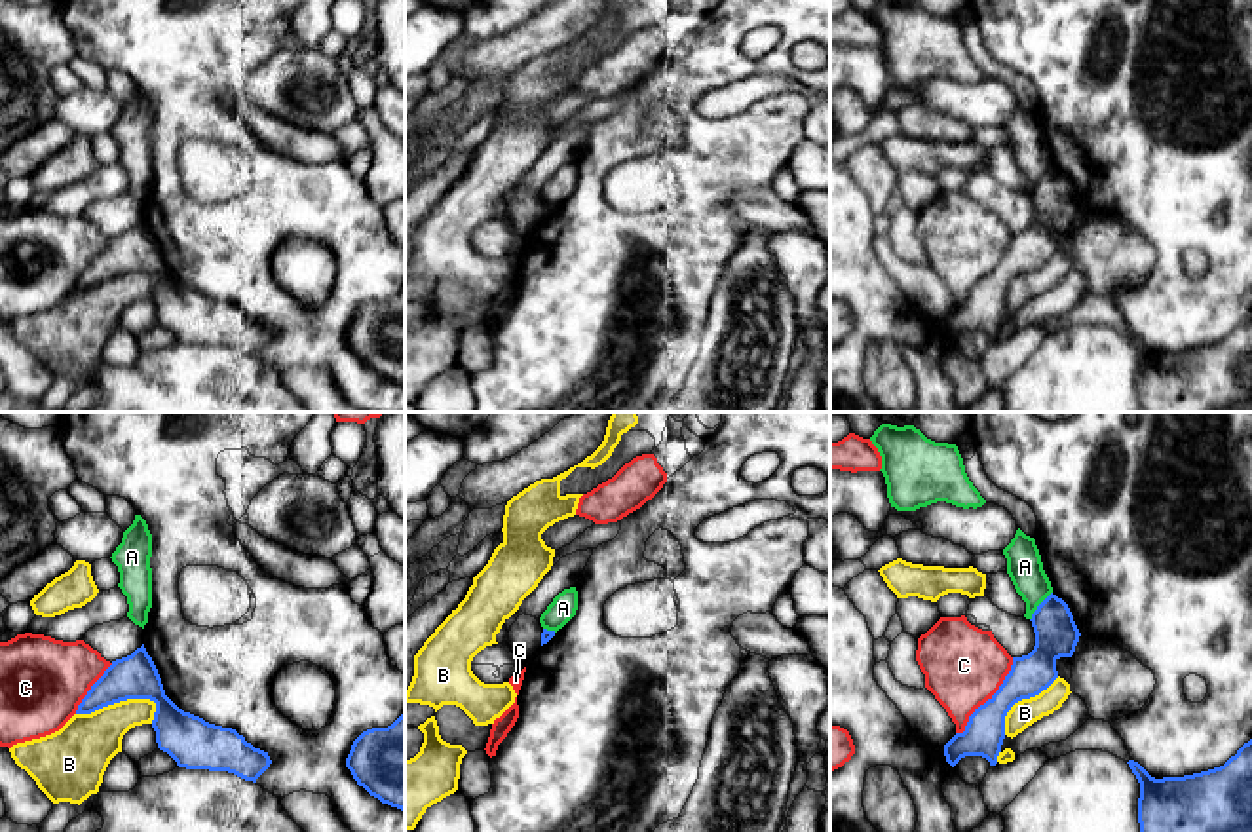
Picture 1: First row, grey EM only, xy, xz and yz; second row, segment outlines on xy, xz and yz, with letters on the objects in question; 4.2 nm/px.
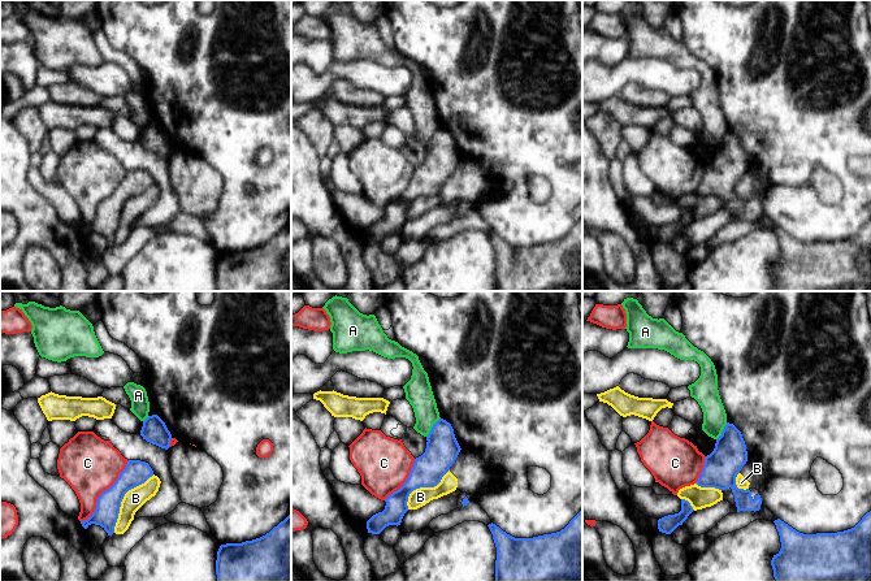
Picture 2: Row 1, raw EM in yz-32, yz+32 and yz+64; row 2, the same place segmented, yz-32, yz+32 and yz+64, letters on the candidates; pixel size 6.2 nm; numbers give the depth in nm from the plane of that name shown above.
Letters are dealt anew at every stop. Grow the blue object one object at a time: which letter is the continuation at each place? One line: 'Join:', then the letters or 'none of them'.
Join: none of them

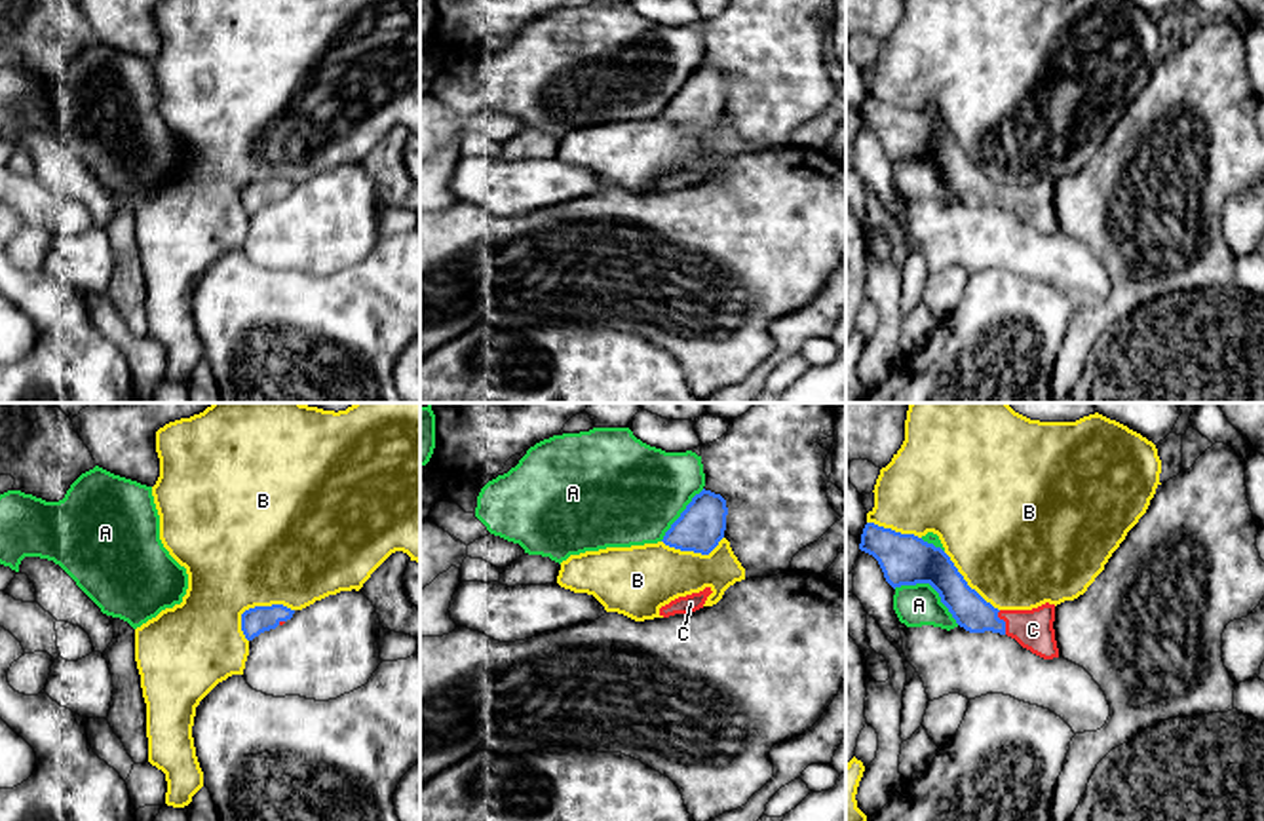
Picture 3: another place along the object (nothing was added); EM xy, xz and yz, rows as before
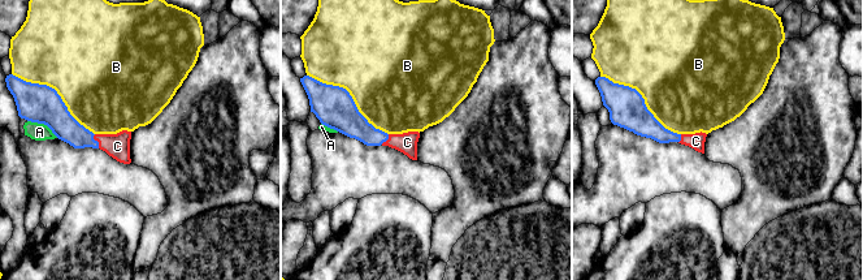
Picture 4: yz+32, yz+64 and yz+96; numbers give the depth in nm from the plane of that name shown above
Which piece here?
Join: C

